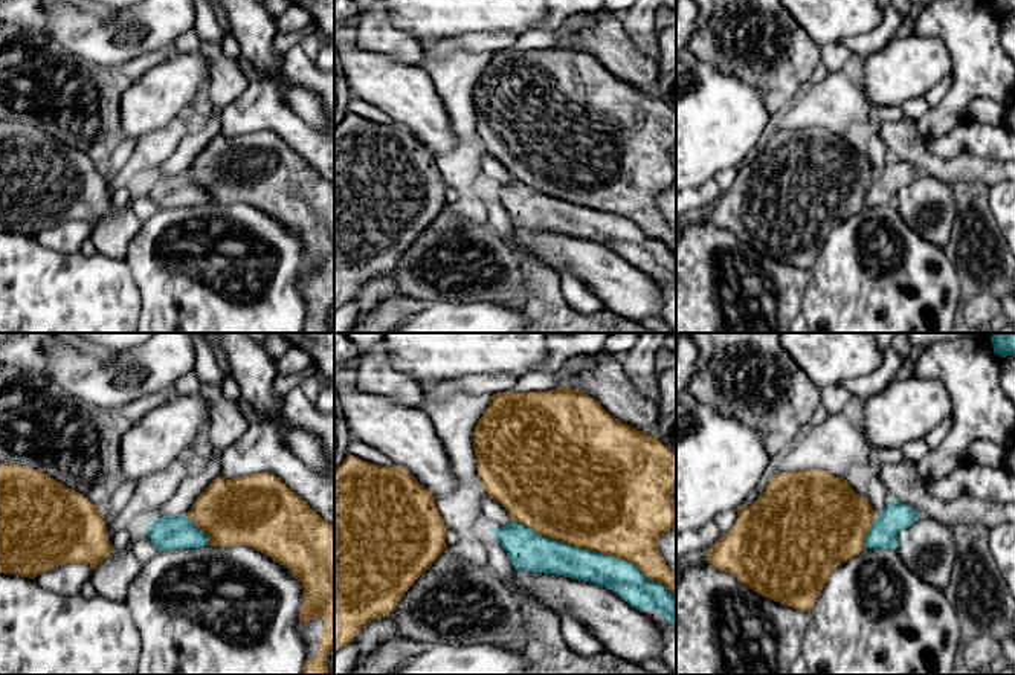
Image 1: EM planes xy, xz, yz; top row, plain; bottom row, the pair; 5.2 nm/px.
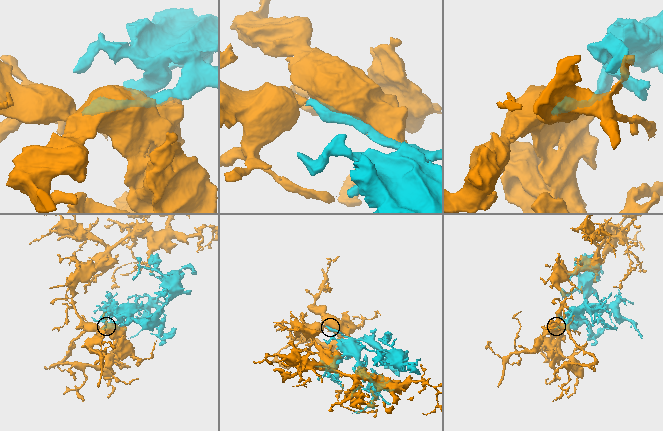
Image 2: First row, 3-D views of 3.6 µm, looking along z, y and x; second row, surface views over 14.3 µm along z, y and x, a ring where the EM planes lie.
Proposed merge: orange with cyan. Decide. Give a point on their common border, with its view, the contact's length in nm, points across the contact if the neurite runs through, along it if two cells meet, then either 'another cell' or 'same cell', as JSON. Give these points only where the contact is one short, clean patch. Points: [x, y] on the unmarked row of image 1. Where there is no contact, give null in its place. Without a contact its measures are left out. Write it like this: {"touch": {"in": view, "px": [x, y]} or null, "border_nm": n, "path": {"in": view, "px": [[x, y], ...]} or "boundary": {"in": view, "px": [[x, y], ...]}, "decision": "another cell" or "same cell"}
{"touch": {"in": "xz", "px": [594, 208]}, "border_nm": 950, "decision": "same cell"}

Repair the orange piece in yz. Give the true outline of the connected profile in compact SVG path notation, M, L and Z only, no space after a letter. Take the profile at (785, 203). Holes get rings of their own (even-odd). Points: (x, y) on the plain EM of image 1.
M778 128L751 163L737 168L734 183L722 191L707 211L707 218L757 252L810 270L838 223L864 206L896 208L897 192L920 174L914 165L897 157L888 157L882 171L876 173L867 154L826 128Z

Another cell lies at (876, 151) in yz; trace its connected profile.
M875 131L867 142L867 157L876 173L881 173L888 160L888 150L882 137Z

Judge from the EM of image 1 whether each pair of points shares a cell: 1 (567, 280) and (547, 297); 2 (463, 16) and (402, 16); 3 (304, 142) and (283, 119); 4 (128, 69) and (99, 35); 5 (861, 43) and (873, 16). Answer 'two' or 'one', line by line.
1: two
2: one
3: one
4: two
5: two

